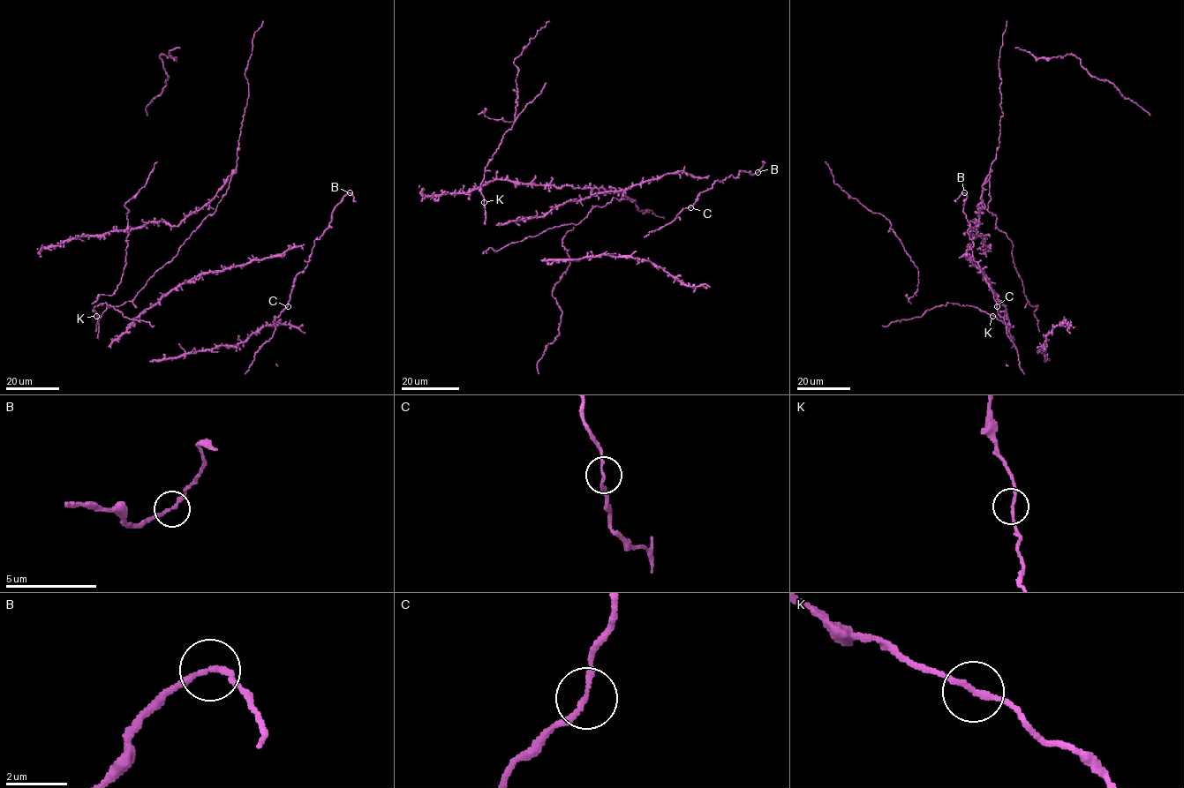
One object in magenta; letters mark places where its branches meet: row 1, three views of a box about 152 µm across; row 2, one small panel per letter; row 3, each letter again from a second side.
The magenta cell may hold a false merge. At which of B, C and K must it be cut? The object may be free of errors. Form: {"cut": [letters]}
{"cut": []}

